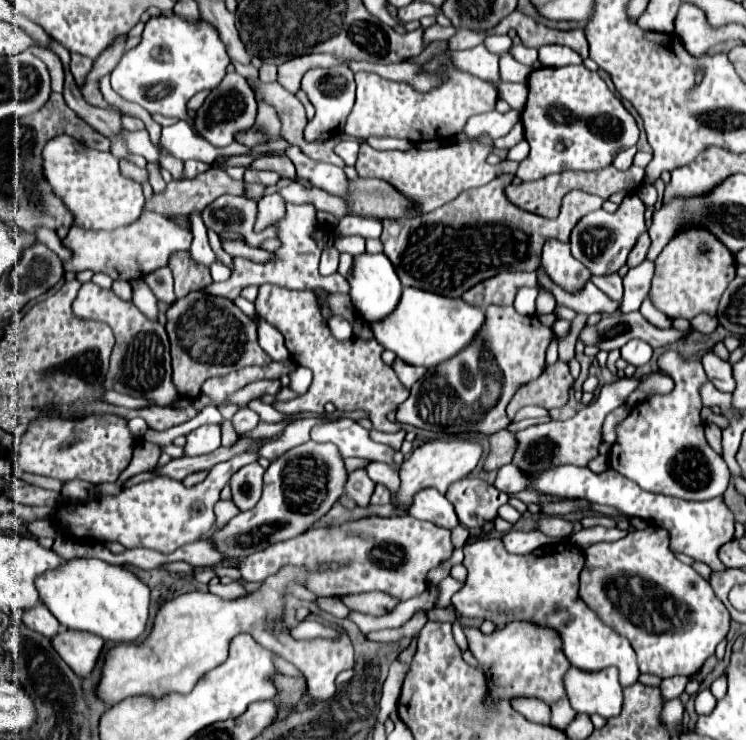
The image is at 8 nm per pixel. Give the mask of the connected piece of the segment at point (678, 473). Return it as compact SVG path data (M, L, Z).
M665 350L659 360L659 370L669 372L675 382L675 388L667 396L651 396L639 406L631 410L631 414L617 428L617 442L611 448L611 468L623 474L625 478L637 482L647 492L669 494L685 500L711 500L723 496L729 484L729 468L725 460L709 446L705 438L705 424L701 420L701 386L707 382L707 374L703 370L701 358L691 360L689 356L681 356L677 350Z

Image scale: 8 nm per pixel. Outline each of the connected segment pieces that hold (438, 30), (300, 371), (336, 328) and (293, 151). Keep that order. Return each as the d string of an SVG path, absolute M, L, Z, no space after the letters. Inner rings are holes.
M438 24L430 26L423 34L425 48L427 48L431 42L436 40L447 41L455 33L456 30L452 25L449 27L441 27Z
M299 365L295 366L295 370L290 373L289 377L289 380L291 380L291 382L289 382L289 388L291 388L293 392L297 392L299 396L307 392L313 379L311 370Z
M331 316L329 326L331 326L331 332L335 334L335 338L339 338L339 340L353 336L353 328L351 328L353 324L349 320L345 320L343 316Z
M298 146L286 148L285 153L293 162L299 178L309 180L315 188L327 190L329 194L335 194L341 198L349 196L349 180L343 168L335 168L335 165L326 163L310 162Z

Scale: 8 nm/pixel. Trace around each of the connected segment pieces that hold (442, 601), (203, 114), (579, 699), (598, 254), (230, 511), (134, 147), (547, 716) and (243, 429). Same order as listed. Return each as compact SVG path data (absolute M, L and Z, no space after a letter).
M448 575L444 578L438 585L438 599L435 604L435 607L444 608L447 607L451 603L452 596L458 592L463 586L465 582L459 582Z
M231 72L231 74L225 74L221 84L209 92L203 106L197 110L195 130L203 138L207 138L213 146L229 146L237 132L253 126L255 114L257 114L257 108L255 108L253 90L249 88L249 84L243 76L239 76L237 72Z
M573 668L565 674L565 690L573 710L581 714L613 718L619 716L623 708L623 686L619 684L619 672L615 668L599 672Z
M636 194L628 195L617 212L605 212L603 208L593 210L589 214L585 214L573 228L569 244L571 244L571 254L583 262L591 274L607 274L611 270L619 270L625 260L627 254L631 250L631 246L635 246L639 234L643 234L645 228L645 204Z
M219 500L215 504L215 514L217 514L217 528L223 528L233 516L239 514L239 508L231 500Z
M139 130L139 132L125 132L127 138L127 146L131 152L145 156L147 162L159 162L161 158L161 150L159 146L155 146L147 134L147 130Z
M527 698L527 700L517 700L511 702L515 710L519 710L529 722L535 724L549 724L551 722L551 708L545 702L539 702L537 698Z
M243 406L243 408L231 418L231 422L233 422L233 428L237 430L237 434L241 436L241 434L247 434L249 430L257 428L257 424L259 424L261 420L259 420L259 414L257 414L257 412L253 412L253 410L249 410L247 406Z

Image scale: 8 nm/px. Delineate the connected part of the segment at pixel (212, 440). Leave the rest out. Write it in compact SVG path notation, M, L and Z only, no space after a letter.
M219 424L201 426L187 434L187 442L183 446L185 456L199 456L209 454L221 446L221 428Z

